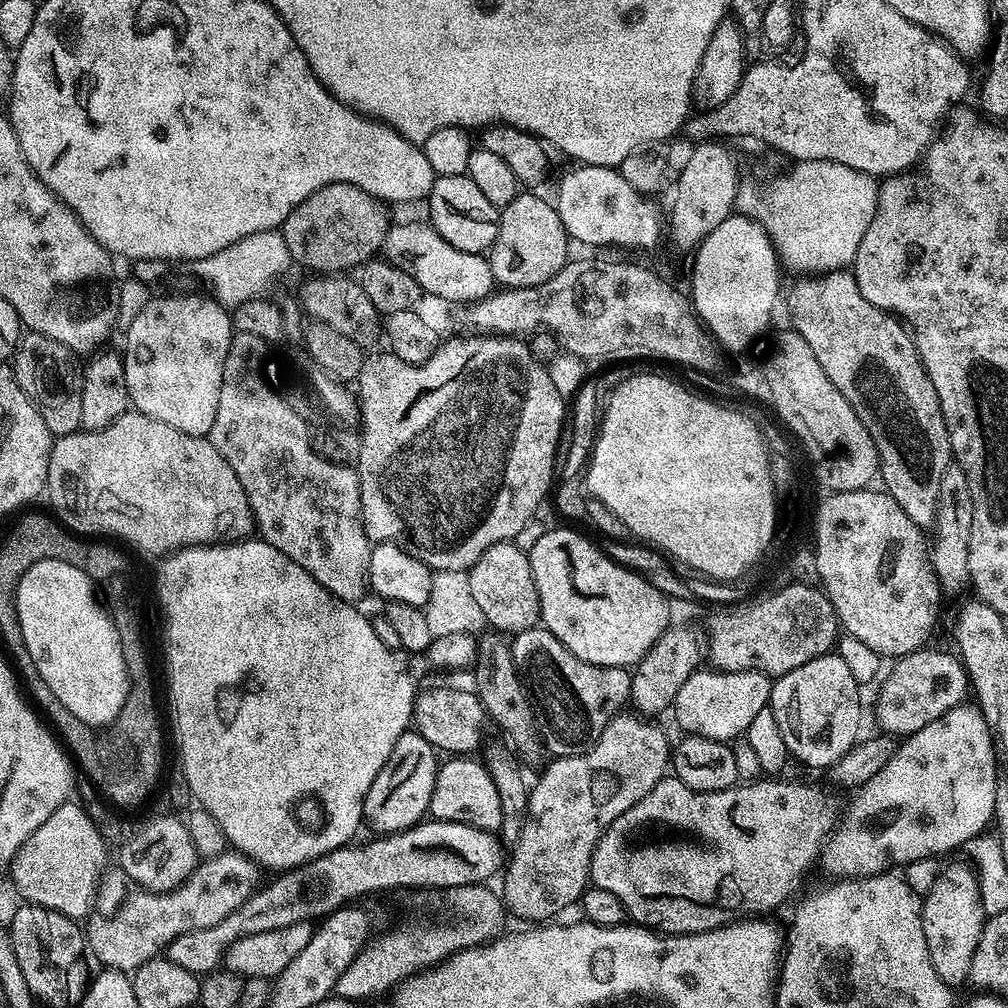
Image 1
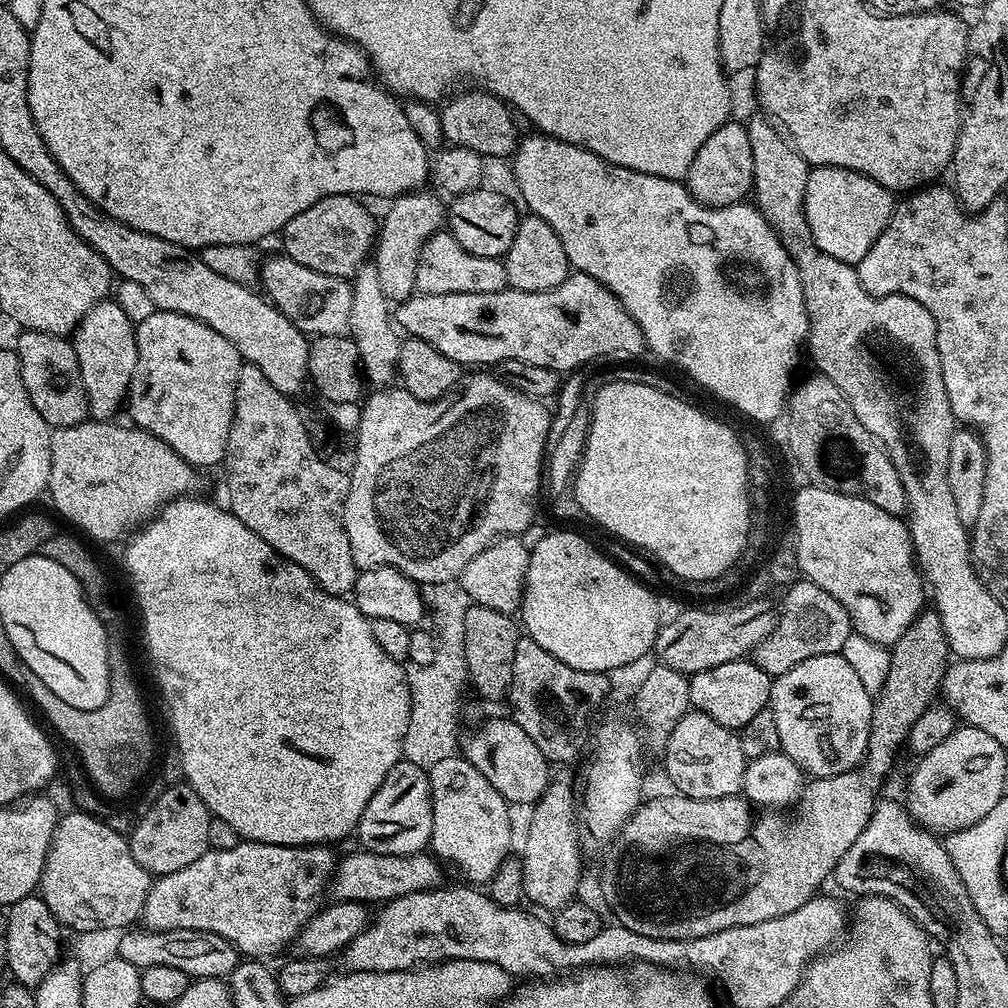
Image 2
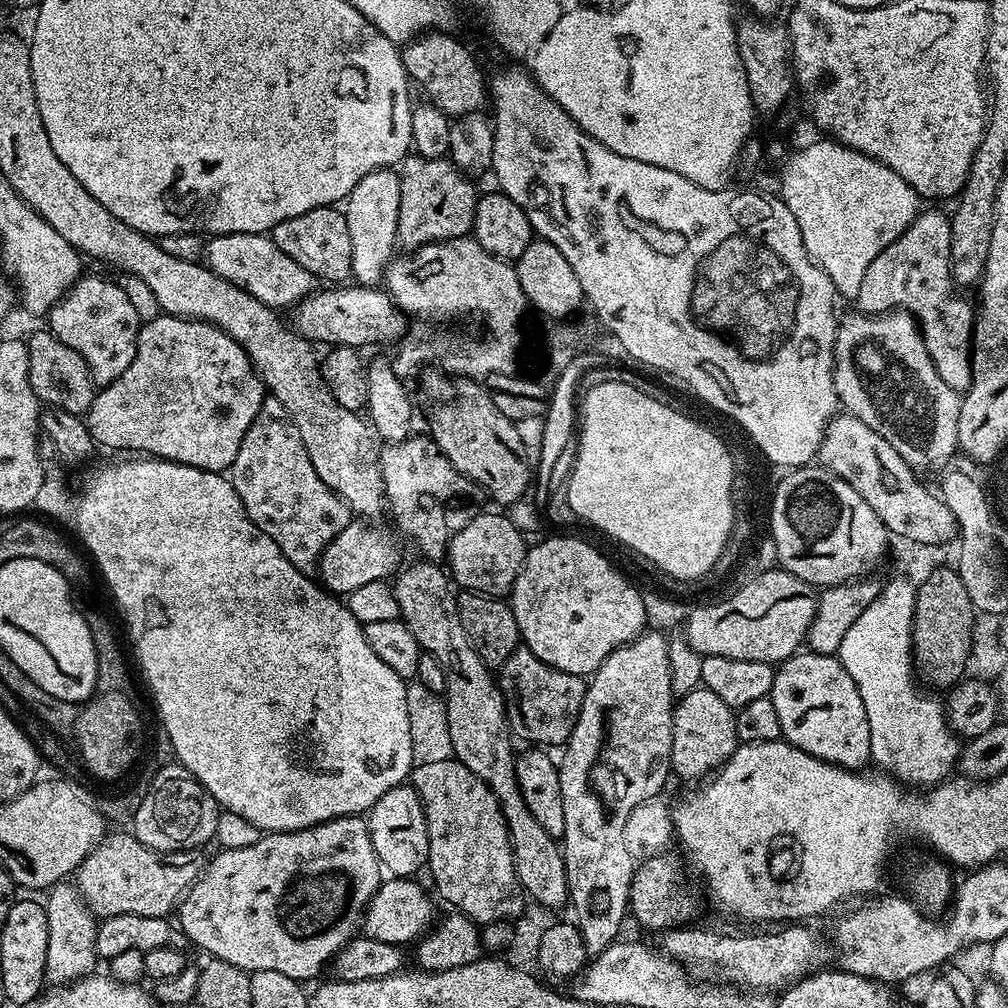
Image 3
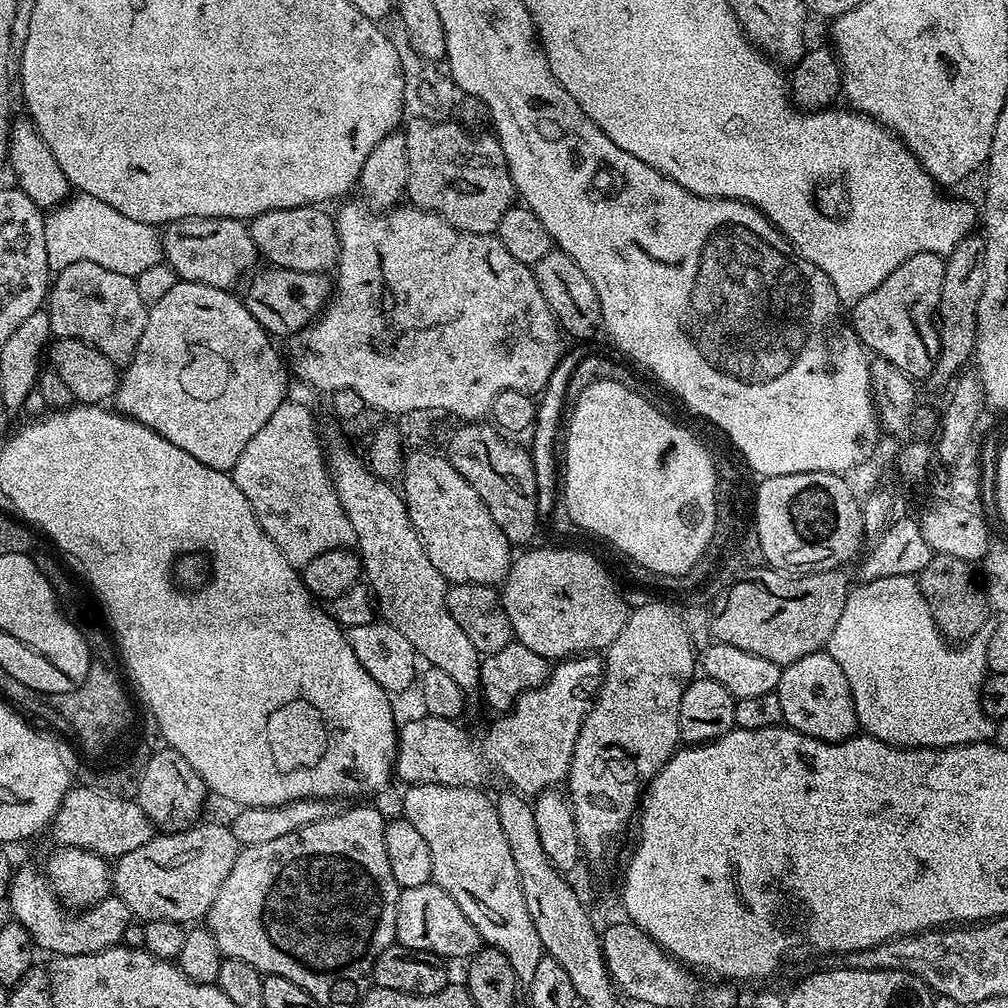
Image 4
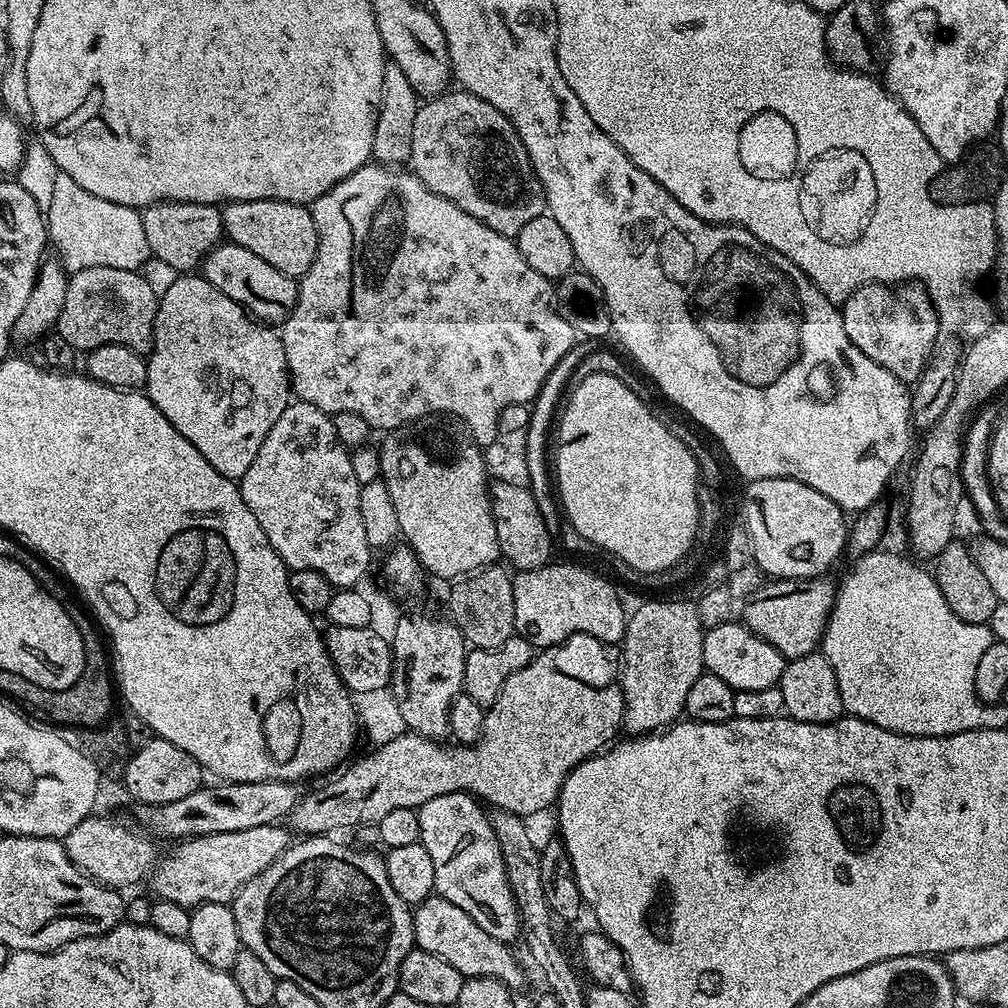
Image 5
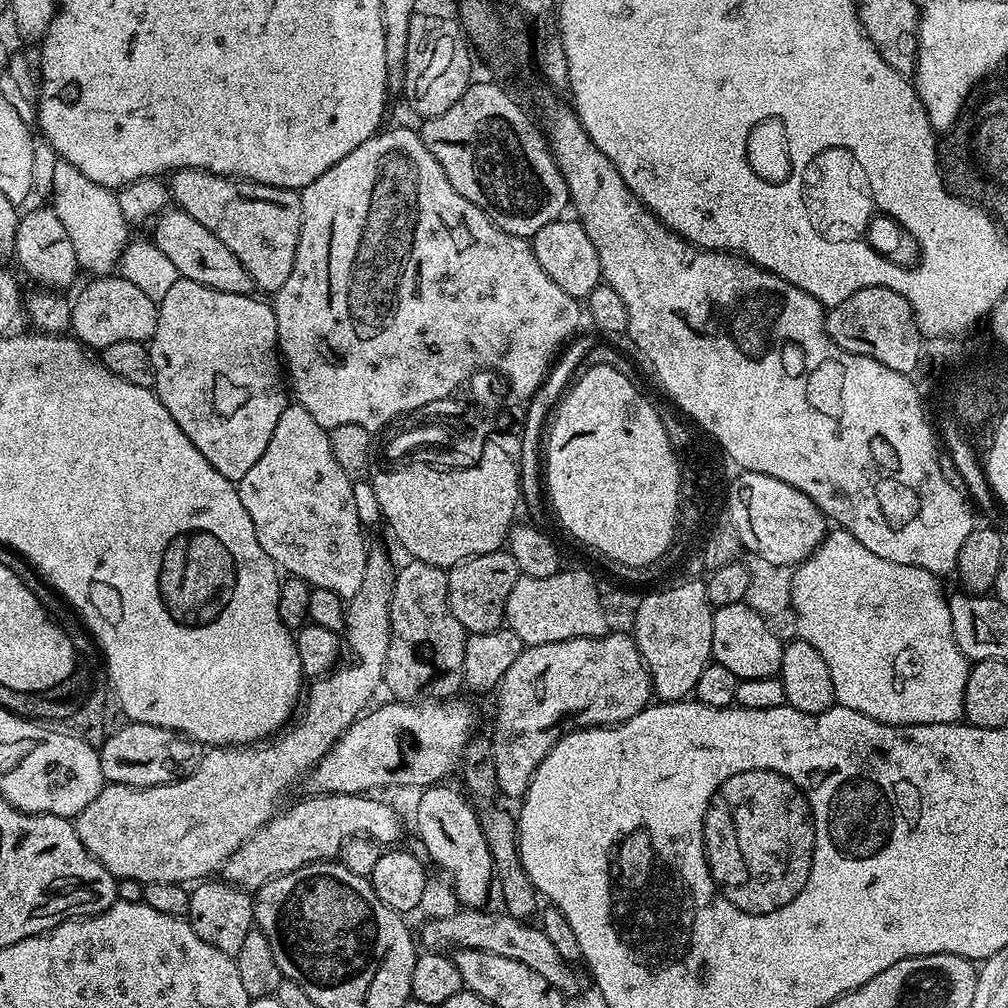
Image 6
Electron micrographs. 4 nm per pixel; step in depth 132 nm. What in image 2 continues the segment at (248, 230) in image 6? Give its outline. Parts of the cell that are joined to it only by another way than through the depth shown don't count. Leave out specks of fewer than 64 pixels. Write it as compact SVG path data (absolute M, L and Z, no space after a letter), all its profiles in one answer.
M327 196L314 202L314 206L306 206L282 230L283 255L295 264L318 270L318 274L355 277L356 271L369 259L378 237L377 217L372 217L360 204L363 203L354 196Z

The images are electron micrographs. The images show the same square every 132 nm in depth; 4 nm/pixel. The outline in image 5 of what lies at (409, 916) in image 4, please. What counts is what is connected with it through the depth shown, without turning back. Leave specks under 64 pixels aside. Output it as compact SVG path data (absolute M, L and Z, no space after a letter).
M435 894L415 905L412 914L414 926L415 947L430 954L437 955L443 961L454 966L455 970L467 978L470 976L485 976L486 978L498 978L507 988L519 990L524 984L524 968L516 961L516 956L509 945L504 944L498 938L486 934L466 910L454 906L446 898Z

